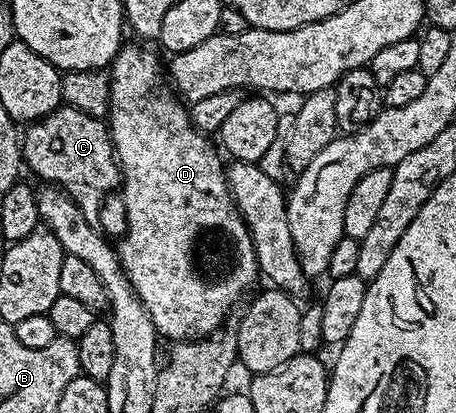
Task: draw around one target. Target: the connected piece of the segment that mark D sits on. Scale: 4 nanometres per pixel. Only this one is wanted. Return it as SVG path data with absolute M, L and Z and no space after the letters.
M123 45L108 70L108 125L122 172L120 195L126 209L126 235L122 243L117 243L118 259L163 339L205 338L225 323L226 313L249 292L254 281L259 281L258 256L250 230L230 194L219 147L215 143L214 147L201 130L194 129L183 99L169 89L162 90L163 63L161 66L157 56L142 47L145 45L134 45L138 46Z

